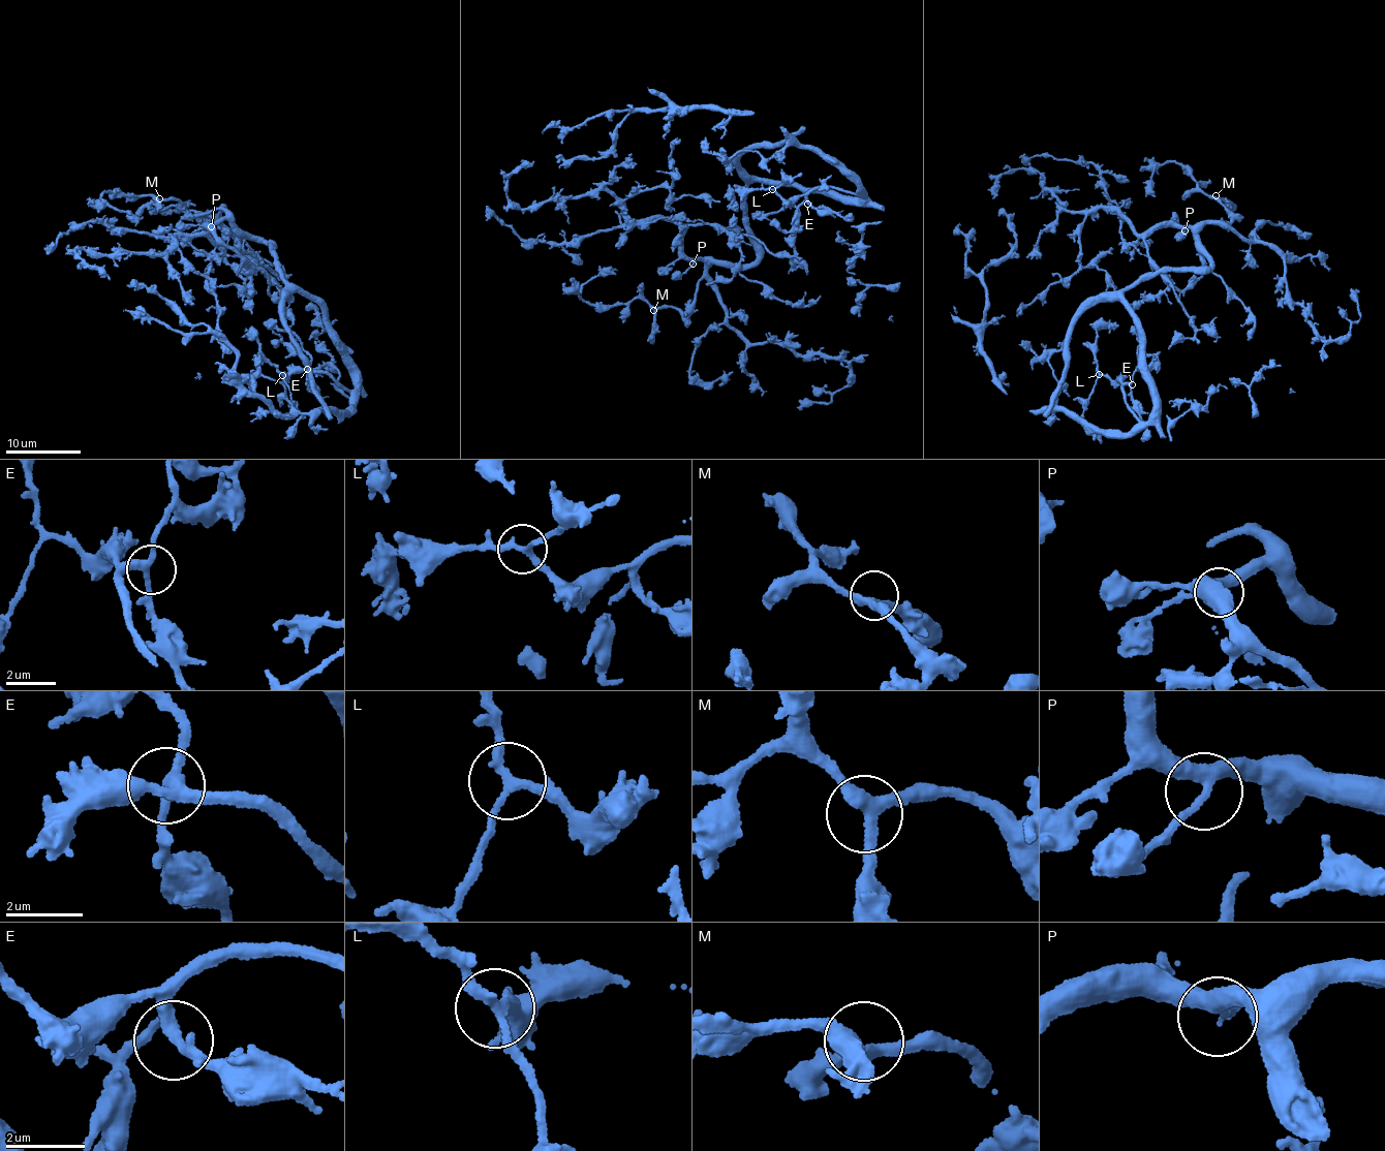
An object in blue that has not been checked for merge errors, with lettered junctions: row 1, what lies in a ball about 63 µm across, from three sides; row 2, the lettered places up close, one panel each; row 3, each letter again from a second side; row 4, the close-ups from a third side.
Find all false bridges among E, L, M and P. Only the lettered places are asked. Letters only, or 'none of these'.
none of these

